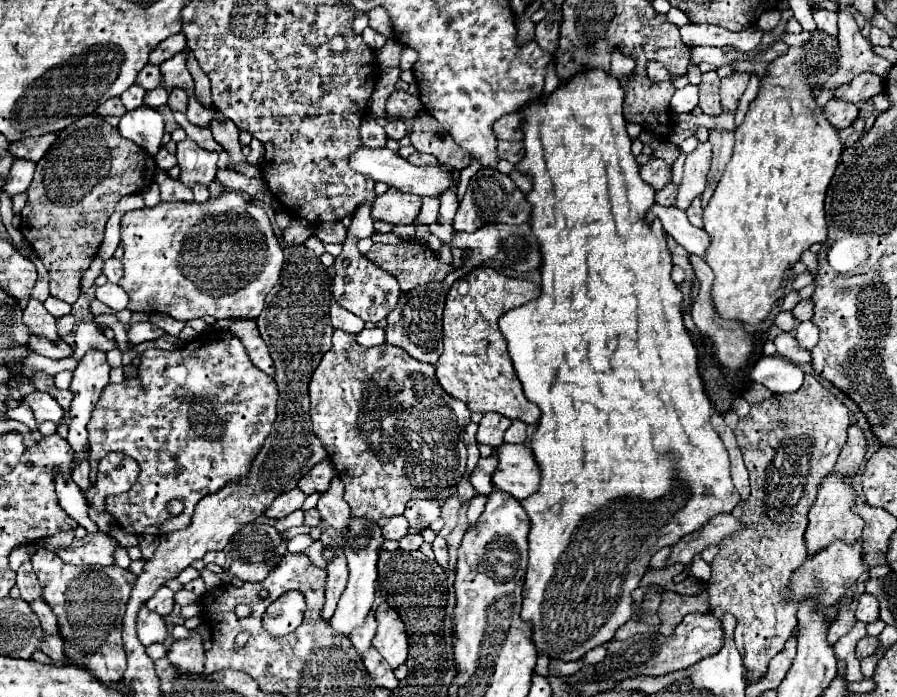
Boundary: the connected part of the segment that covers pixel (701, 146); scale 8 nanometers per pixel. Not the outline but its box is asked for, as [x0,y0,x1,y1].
[676,141,712,209]

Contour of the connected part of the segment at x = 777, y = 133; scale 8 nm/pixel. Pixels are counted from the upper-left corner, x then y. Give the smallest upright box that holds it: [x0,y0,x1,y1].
[704,29,844,325]

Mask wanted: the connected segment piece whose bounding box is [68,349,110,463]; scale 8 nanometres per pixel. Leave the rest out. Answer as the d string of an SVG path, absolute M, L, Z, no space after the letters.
M90 349L74 369L74 377L70 385L74 393L74 401L70 405L72 423L70 423L70 435L68 435L70 445L76 449L74 463L78 461L82 449L88 445L86 425L88 425L92 407L100 397L100 391L108 385L108 371L110 371L110 365L106 361L106 353L100 349Z

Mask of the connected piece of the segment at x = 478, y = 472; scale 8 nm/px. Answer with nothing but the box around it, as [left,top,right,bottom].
[470,449,496,495]

